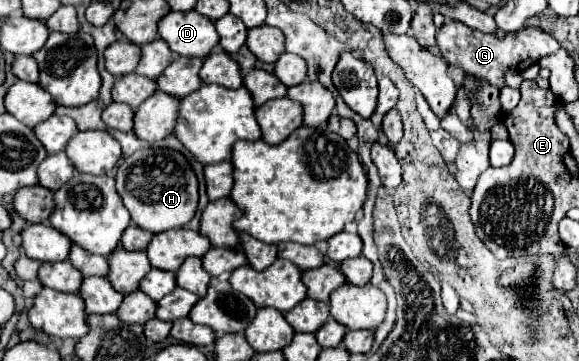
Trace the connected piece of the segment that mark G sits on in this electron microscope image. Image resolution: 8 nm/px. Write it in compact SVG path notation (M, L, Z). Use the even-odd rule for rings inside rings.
M446 22L436 32L436 40L438 40L440 54L448 64L462 68L466 74L484 78L494 86L504 84L504 74L510 68L518 66L518 72L524 72L528 66L536 64L540 58L544 58L560 48L558 42L540 28L522 28L518 32L506 34L506 38L500 40L496 34L484 34L462 22Z

